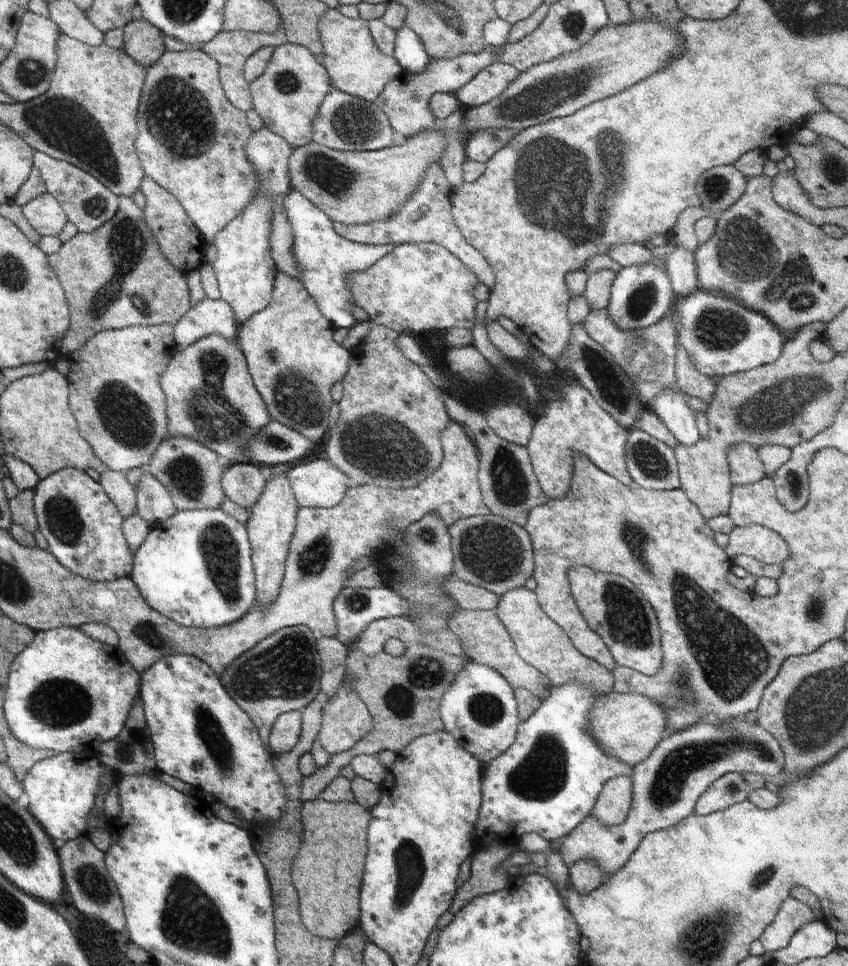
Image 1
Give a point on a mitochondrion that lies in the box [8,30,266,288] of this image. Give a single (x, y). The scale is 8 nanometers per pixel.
(64, 125)

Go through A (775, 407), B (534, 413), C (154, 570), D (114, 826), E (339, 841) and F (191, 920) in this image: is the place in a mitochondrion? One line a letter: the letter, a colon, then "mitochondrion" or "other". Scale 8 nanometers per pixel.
A: mitochondrion
B: other
C: other
D: other
E: other
F: mitochondrion

